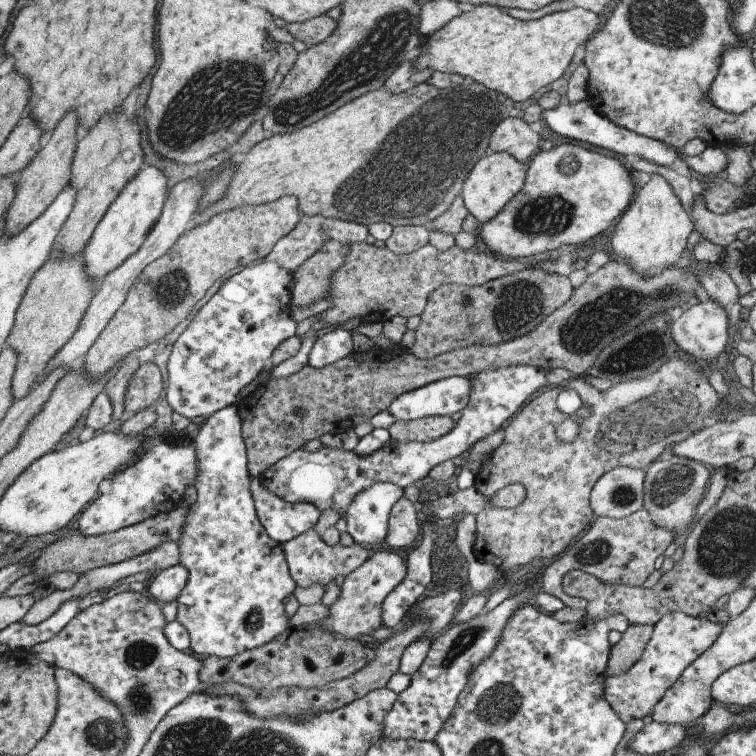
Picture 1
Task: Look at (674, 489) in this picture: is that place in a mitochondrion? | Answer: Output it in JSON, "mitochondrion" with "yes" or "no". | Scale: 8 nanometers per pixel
{"mitochondrion":"yes"}

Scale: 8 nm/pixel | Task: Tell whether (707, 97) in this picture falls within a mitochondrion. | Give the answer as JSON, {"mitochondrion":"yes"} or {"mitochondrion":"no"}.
{"mitochondrion":"no"}

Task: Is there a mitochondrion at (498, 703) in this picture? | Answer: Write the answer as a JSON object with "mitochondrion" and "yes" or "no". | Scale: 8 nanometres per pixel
{"mitochondrion":"yes"}

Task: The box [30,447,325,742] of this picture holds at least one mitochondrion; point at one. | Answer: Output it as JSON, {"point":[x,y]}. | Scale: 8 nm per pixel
{"point":[140,700]}

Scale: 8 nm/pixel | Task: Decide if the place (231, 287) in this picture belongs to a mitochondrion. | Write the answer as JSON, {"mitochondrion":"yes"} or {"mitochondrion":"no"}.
{"mitochondrion":"no"}

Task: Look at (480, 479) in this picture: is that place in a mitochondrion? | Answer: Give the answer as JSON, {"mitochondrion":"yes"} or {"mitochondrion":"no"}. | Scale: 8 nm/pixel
{"mitochondrion":"no"}

